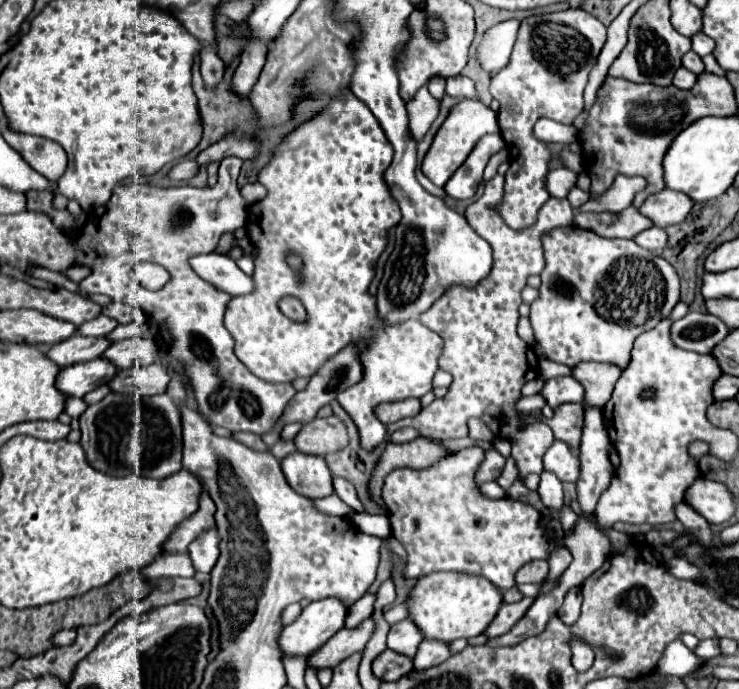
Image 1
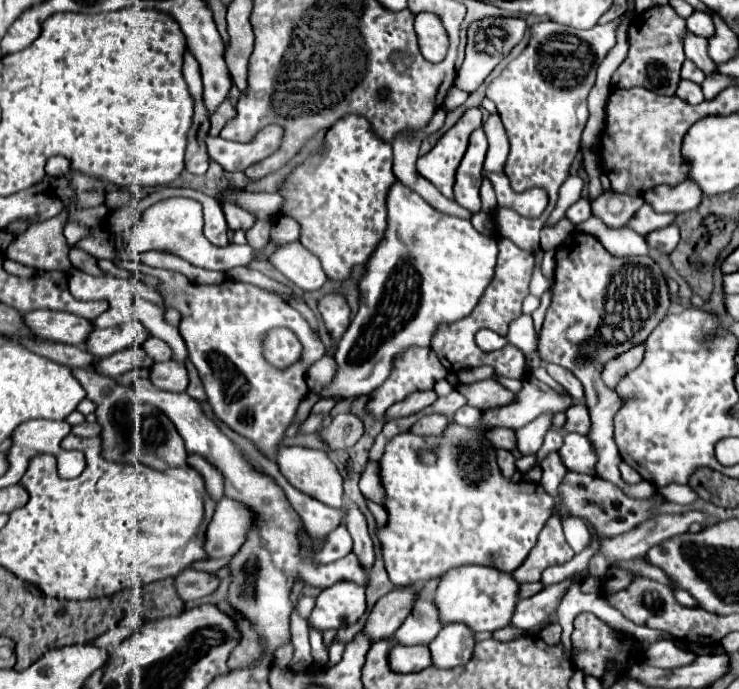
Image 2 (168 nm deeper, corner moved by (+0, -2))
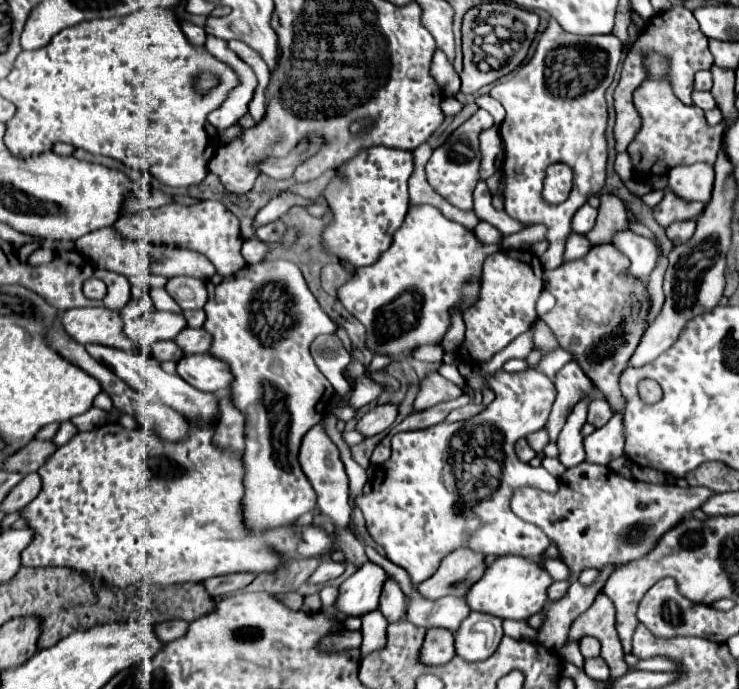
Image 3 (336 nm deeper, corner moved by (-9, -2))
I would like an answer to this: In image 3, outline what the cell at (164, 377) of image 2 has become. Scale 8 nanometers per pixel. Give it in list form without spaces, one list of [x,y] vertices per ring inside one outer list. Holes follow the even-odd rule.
[[[192,354],[178,362],[178,374],[204,392],[226,390],[232,384],[230,366],[212,354]]]

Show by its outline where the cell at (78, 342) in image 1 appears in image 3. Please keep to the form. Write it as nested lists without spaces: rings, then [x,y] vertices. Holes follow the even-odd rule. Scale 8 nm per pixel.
[[[148,312],[142,314],[136,320],[126,322],[126,336],[132,340],[144,340],[148,344],[160,342],[160,340],[174,340],[178,332],[186,328],[186,318],[184,314],[174,314],[174,312]]]

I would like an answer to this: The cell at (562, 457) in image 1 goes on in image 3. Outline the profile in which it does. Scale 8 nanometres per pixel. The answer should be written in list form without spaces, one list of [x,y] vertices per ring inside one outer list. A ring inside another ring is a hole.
[[[614,414],[610,422],[598,430],[594,430],[590,436],[584,438],[586,448],[586,460],[592,464],[606,466],[610,460],[624,456],[624,422],[622,414]]]

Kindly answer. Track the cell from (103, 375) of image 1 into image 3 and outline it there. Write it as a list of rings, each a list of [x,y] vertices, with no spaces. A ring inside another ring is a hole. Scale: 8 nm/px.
[[[172,340],[152,344],[152,346],[150,346],[150,352],[152,352],[152,356],[154,356],[156,360],[160,360],[160,362],[164,362],[164,360],[176,360],[176,362],[178,362],[178,360],[184,356],[182,348],[180,348],[176,342],[172,342]]]

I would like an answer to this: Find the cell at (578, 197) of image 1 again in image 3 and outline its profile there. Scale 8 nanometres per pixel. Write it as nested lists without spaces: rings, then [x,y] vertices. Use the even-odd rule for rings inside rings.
[[[584,204],[576,214],[574,214],[574,220],[572,220],[572,230],[576,234],[588,234],[596,224],[596,210],[590,206],[590,204]]]

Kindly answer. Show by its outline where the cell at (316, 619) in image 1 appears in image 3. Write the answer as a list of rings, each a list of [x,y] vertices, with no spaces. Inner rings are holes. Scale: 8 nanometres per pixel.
[[[366,562],[340,586],[340,598],[336,602],[338,612],[344,616],[362,616],[368,610],[378,608],[378,598],[388,574],[382,566]]]

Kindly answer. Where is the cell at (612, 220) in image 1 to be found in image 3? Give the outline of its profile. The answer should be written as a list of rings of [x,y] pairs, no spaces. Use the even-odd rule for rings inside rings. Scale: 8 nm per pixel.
[[[666,192],[664,200],[654,208],[654,218],[660,226],[670,226],[678,220],[694,220],[702,214],[704,204],[702,202],[688,202],[678,198],[674,192]]]

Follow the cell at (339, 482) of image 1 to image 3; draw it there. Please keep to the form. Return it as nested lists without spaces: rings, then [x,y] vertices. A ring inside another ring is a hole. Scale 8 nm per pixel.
[[[390,578],[384,586],[384,594],[380,596],[380,612],[386,616],[388,622],[400,622],[406,618],[408,602],[400,586]]]

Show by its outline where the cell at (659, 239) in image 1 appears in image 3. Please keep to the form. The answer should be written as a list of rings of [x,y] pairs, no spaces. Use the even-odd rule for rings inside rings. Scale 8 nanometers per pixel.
[[[684,220],[684,222],[674,222],[666,228],[666,234],[668,238],[676,244],[676,242],[686,242],[688,238],[692,238],[694,234],[694,228],[696,228],[696,222],[694,220]]]

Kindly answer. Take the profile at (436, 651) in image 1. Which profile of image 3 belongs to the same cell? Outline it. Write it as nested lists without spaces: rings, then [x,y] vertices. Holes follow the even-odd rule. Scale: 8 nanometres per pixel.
[[[470,612],[456,632],[456,654],[468,658],[468,662],[478,662],[488,658],[500,644],[502,620],[482,612]]]

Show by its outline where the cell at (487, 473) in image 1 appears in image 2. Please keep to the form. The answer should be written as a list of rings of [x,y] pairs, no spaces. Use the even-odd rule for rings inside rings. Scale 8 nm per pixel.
[[[497,450],[497,464],[505,478],[511,478],[515,474],[515,456],[509,450]]]

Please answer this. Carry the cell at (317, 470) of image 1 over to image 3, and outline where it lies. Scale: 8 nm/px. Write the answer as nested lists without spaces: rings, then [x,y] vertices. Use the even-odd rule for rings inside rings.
[[[318,422],[316,426],[312,426],[308,430],[308,434],[302,440],[300,446],[300,464],[304,474],[308,476],[312,488],[318,494],[318,508],[322,510],[322,514],[326,514],[336,526],[346,528],[350,522],[350,514],[352,514],[352,506],[350,506],[350,490],[348,490],[348,476],[344,470],[344,464],[340,460],[340,452],[336,448],[336,444],[330,440],[330,436],[326,434],[324,422]]]

